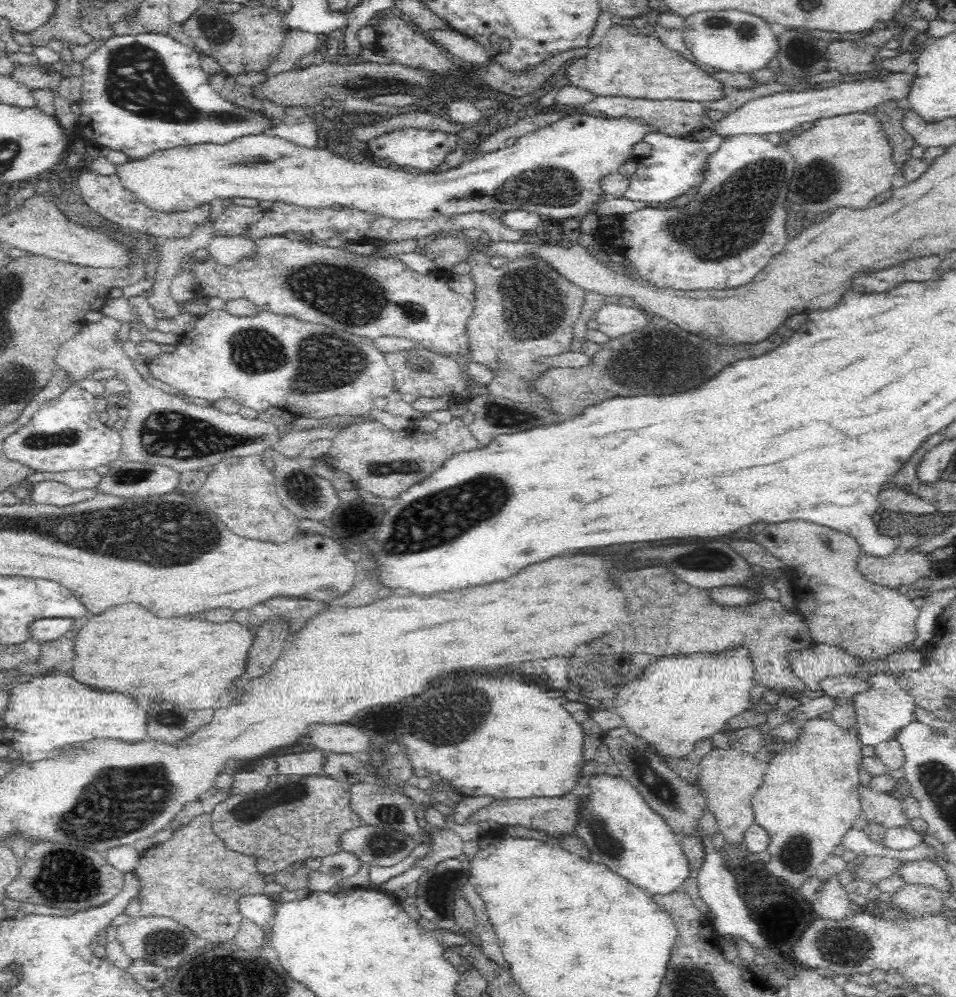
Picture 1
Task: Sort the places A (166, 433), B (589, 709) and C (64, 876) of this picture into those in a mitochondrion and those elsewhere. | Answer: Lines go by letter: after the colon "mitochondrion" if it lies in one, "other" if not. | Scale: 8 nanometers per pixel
A: mitochondrion
B: other
C: mitochondrion

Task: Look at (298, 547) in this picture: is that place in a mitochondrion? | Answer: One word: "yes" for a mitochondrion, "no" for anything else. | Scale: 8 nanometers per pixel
no

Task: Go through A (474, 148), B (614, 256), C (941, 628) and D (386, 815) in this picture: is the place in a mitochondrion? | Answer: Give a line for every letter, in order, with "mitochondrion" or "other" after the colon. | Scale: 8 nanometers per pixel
A: other
B: other
C: other
D: mitochondrion

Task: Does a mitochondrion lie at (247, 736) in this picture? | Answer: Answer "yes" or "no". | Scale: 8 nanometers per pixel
no

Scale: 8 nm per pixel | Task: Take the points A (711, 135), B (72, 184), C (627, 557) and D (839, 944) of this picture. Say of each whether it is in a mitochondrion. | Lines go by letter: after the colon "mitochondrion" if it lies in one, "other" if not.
A: other
B: other
C: other
D: mitochondrion

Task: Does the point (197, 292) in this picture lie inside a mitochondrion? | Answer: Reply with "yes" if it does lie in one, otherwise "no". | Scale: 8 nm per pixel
no

